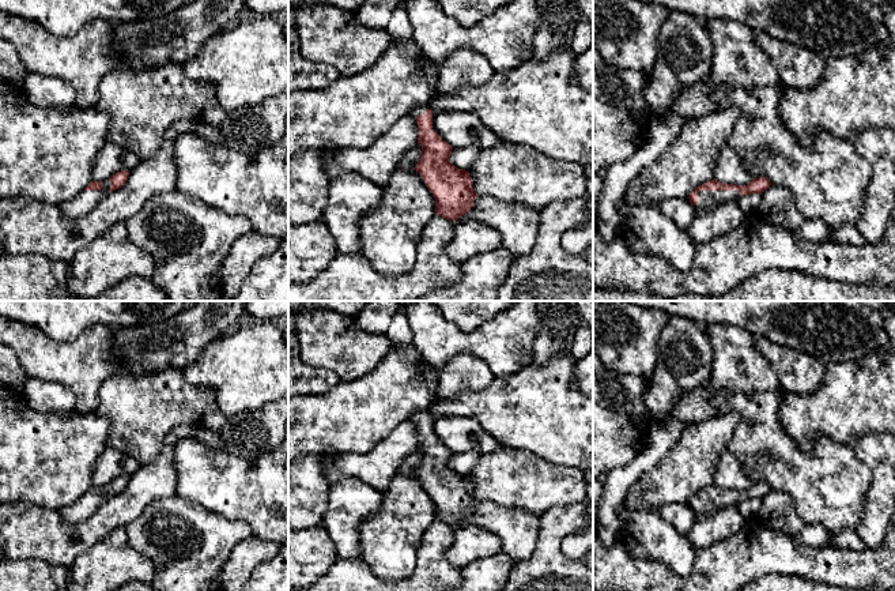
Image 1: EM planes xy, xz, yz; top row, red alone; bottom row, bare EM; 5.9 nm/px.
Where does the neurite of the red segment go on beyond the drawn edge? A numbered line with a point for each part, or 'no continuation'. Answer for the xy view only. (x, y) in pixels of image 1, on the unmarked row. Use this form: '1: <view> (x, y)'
1: xy (86, 507)

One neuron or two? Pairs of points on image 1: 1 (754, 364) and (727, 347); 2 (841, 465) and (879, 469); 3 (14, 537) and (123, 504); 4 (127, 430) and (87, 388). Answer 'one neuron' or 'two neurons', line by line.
1: one neuron
2: two neurons
3: one neuron
4: two neurons

